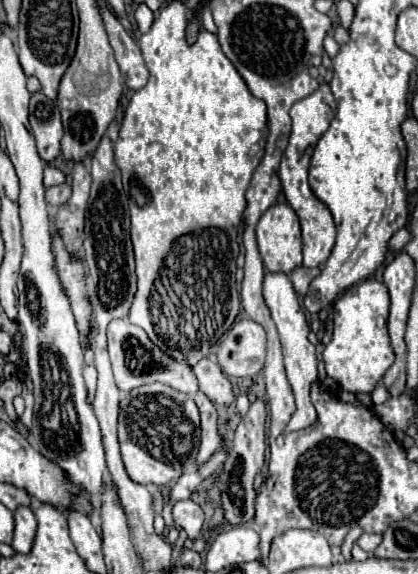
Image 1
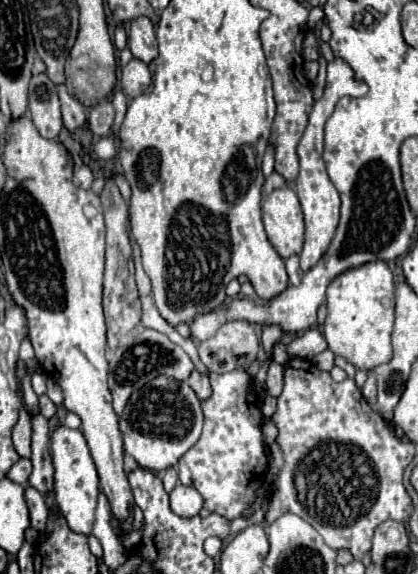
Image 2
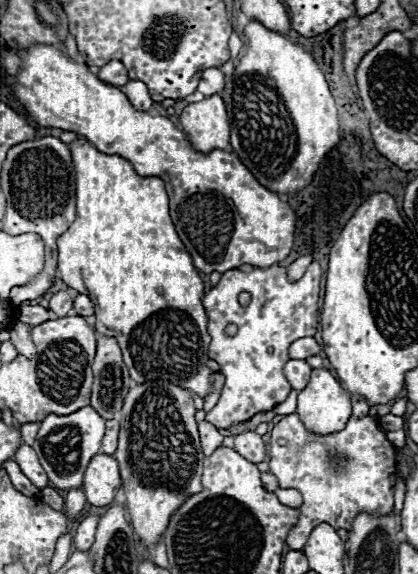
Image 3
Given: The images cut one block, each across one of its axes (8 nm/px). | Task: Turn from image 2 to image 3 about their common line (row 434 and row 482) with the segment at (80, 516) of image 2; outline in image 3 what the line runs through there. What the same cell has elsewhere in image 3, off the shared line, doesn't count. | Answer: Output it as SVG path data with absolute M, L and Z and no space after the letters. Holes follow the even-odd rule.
M92 406L80 408L78 412L72 412L68 416L48 414L42 420L42 426L38 430L38 436L36 436L36 442L32 444L32 448L38 452L40 464L44 466L50 482L58 490L68 492L74 488L82 488L86 466L100 452L102 438L106 432L104 422L106 420Z

